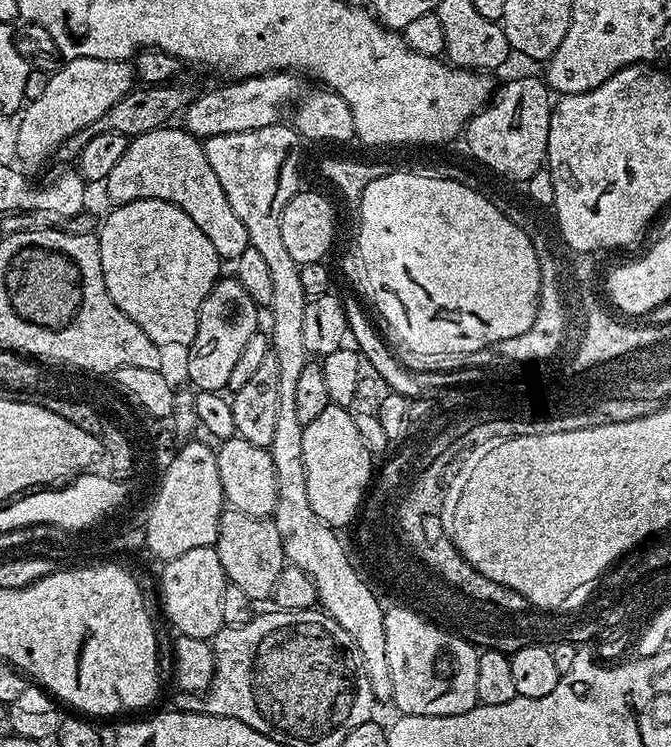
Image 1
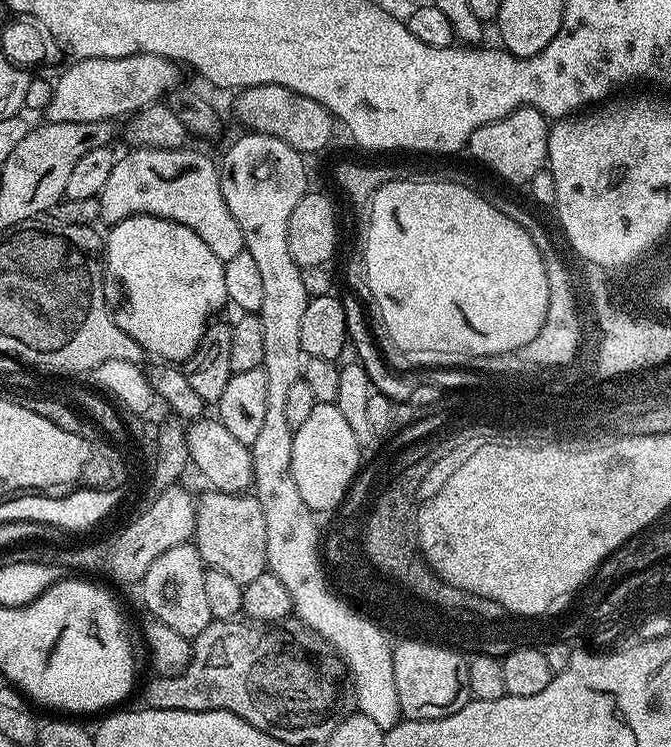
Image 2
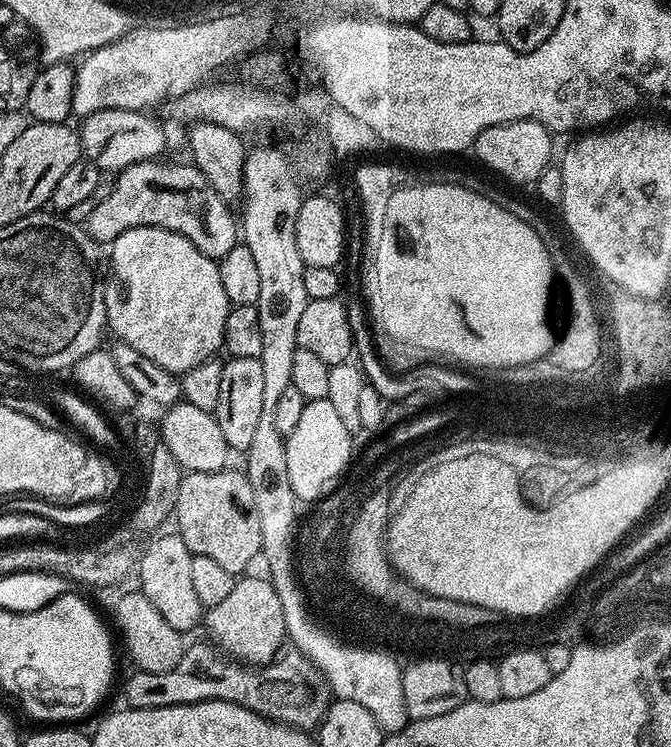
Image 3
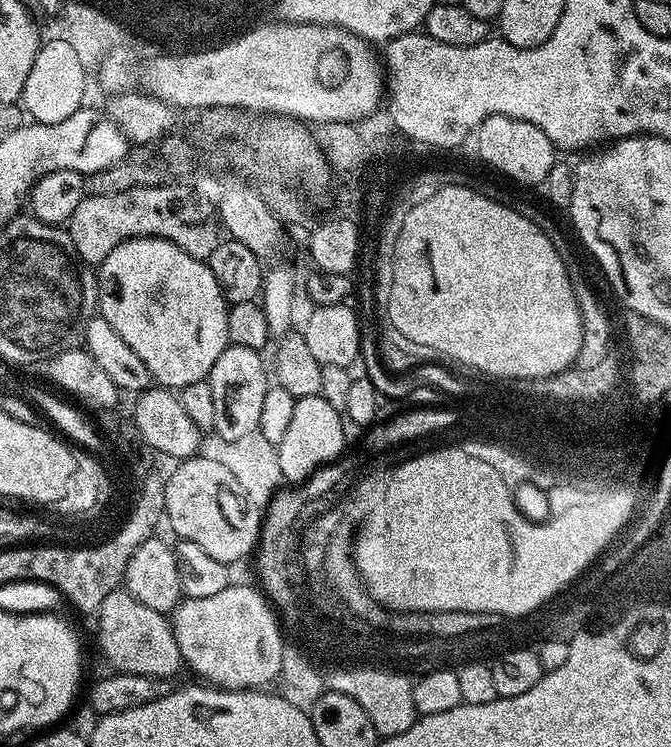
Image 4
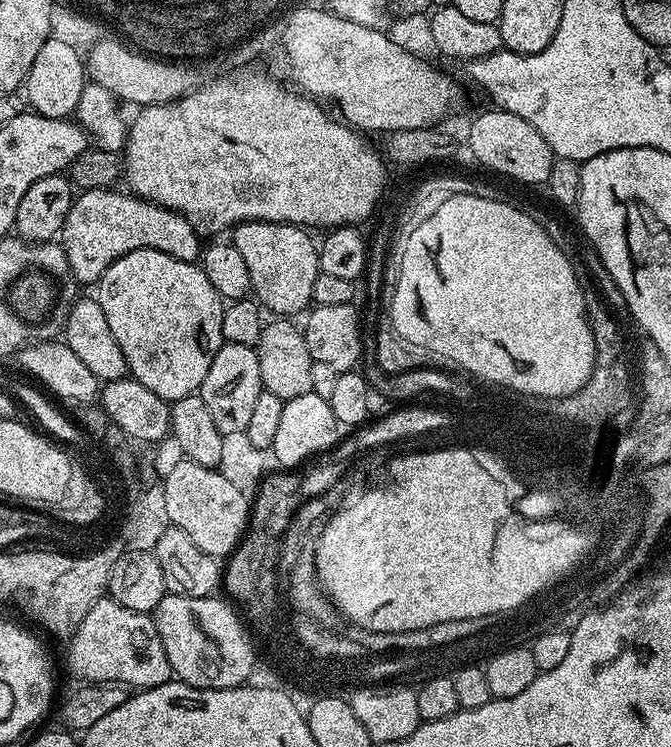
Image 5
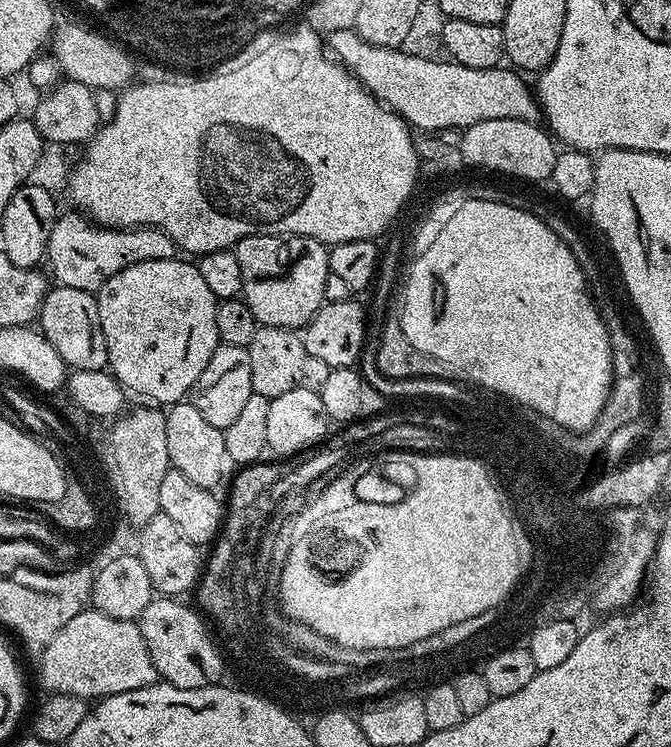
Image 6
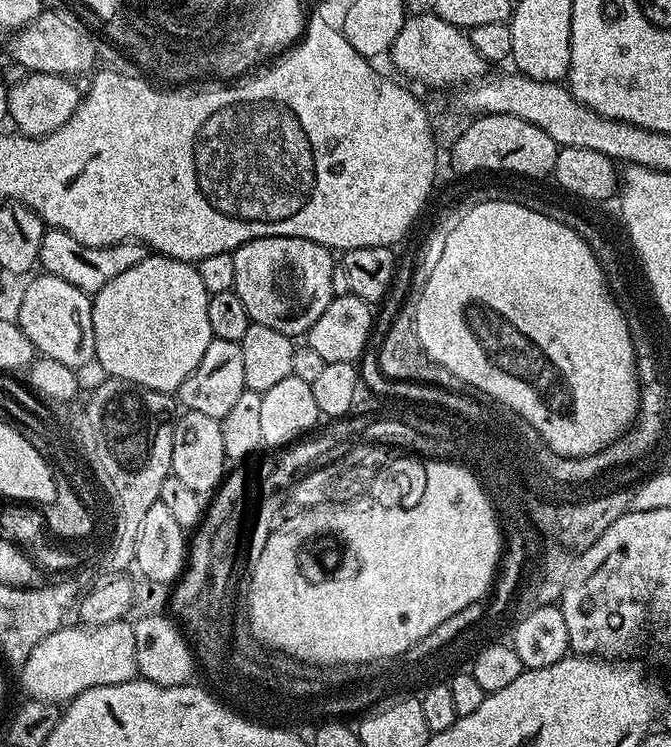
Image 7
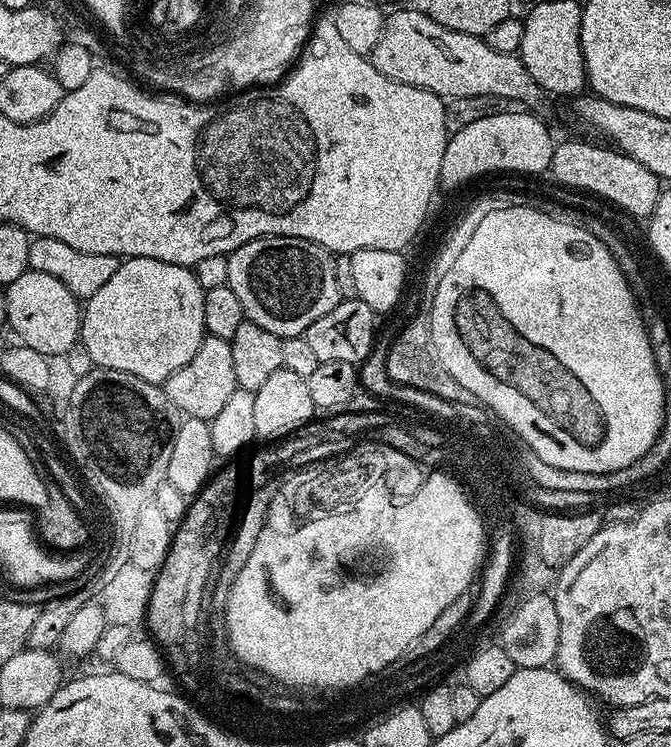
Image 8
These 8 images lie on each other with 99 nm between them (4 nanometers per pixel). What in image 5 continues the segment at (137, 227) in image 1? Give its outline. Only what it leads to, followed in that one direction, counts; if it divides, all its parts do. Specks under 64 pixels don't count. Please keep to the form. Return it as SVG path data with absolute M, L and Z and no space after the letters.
M149 248L134 250L122 258L118 258L104 271L102 278L98 281L99 288L98 299L102 306L102 314L106 314L110 334L114 334L114 342L118 342L118 350L122 350L122 354L126 358L128 376L167 402L199 393L202 382L206 378L206 370L210 370L210 362L214 362L214 354L218 354L218 350L226 342L222 334L222 314L225 301L221 300L220 295L214 290L214 286L210 286L210 278L206 278L203 267L199 263L191 264L182 262L178 258L170 258L170 254L162 254L162 250L150 250Z

